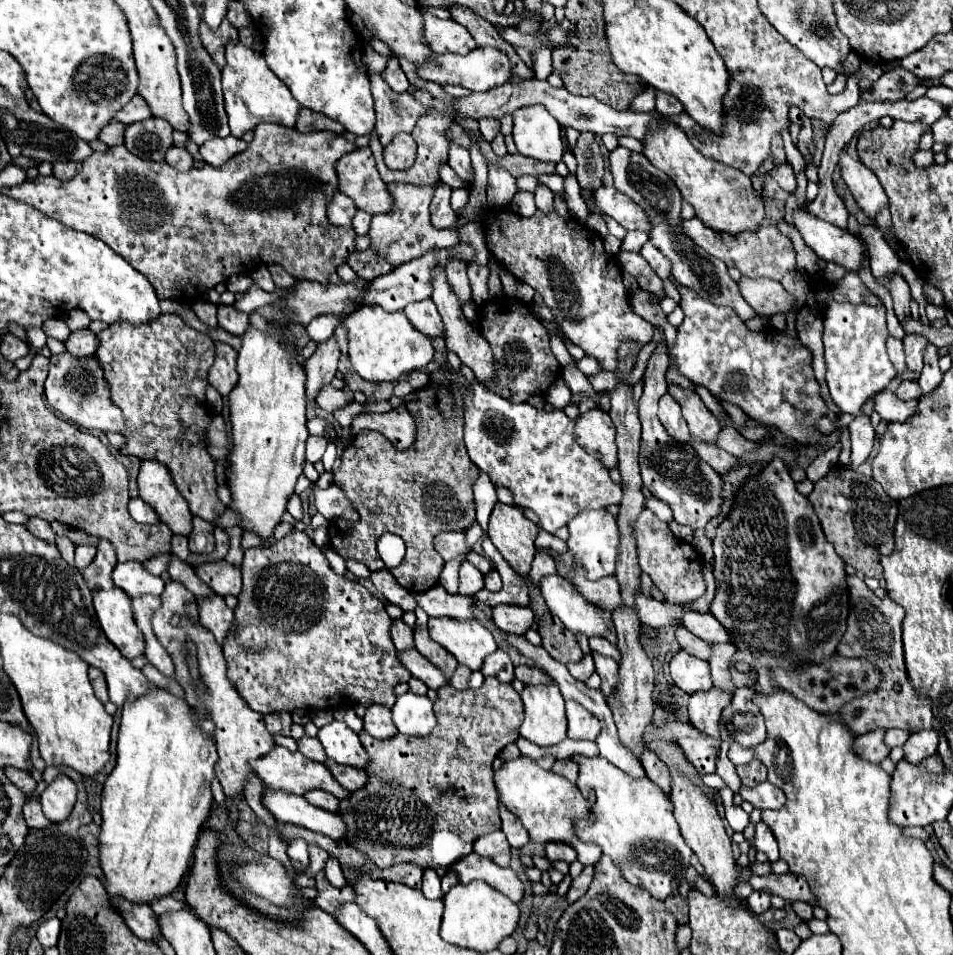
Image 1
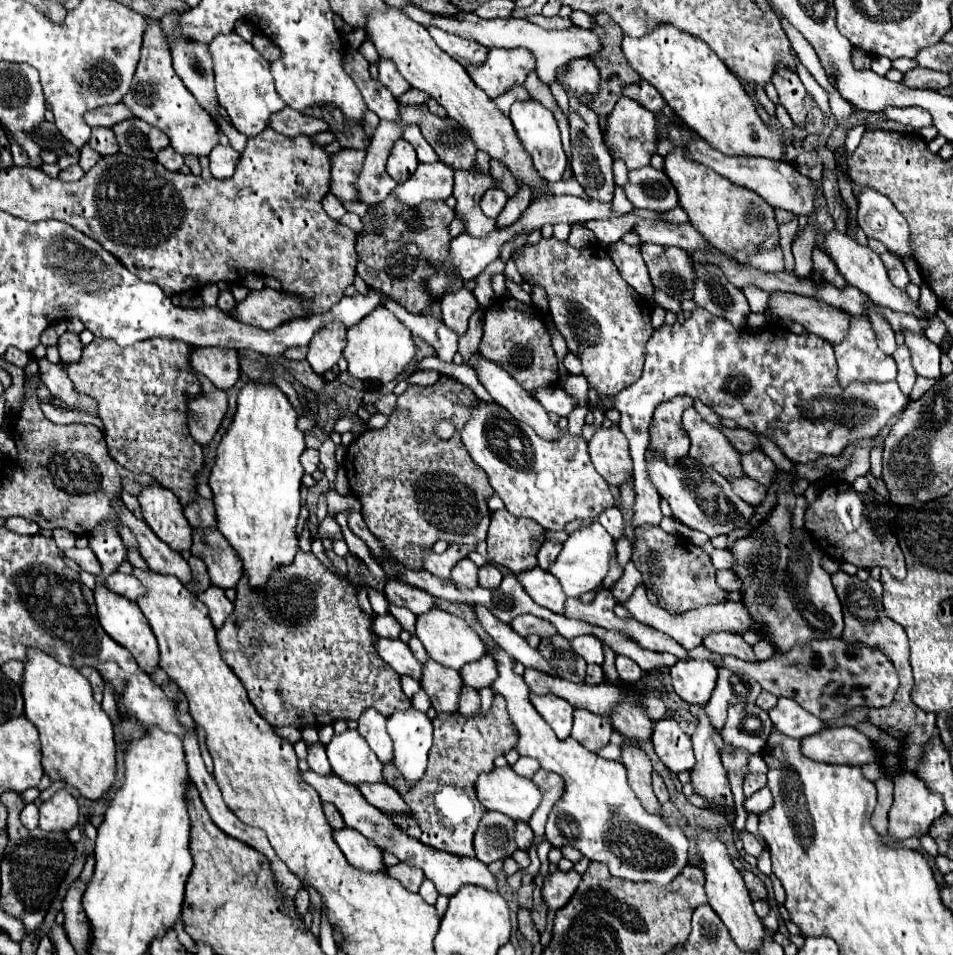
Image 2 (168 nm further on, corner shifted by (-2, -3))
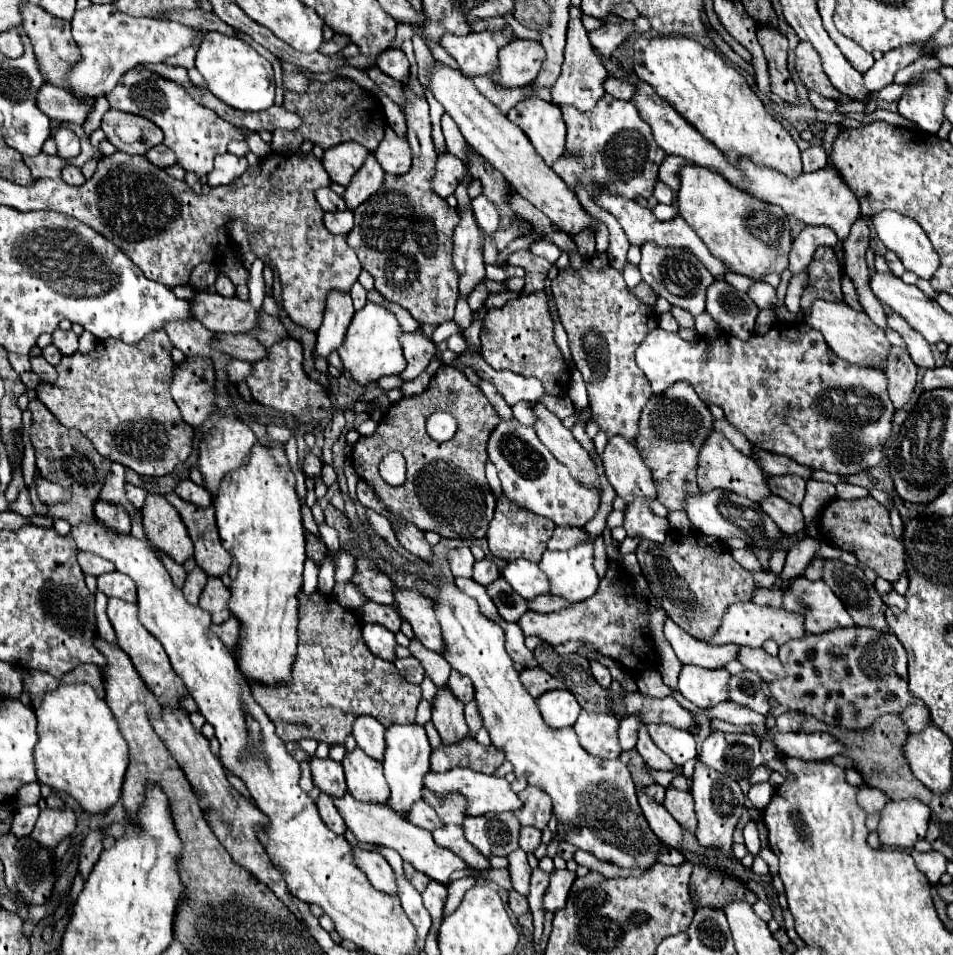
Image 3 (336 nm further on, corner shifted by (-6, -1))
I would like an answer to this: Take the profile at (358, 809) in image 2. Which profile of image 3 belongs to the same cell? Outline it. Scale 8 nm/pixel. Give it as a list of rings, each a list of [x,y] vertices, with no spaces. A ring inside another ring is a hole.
[[[345,793],[343,797],[333,797],[333,803],[339,809],[341,817],[345,819],[347,829],[353,831],[353,835],[357,837],[357,841],[395,849],[405,861],[409,861],[417,871],[425,873],[433,881],[439,881],[439,883],[447,885],[455,871],[471,871],[471,867],[461,857],[457,857],[449,849],[439,847],[433,841],[429,831],[419,829],[419,827],[407,823],[407,819],[401,819],[399,815],[395,815],[387,805],[381,805],[381,803],[361,803],[351,793]]]

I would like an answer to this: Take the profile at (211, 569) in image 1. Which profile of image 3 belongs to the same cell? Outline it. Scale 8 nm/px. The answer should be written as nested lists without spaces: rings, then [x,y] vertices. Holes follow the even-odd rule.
[[[175,493],[165,495],[175,509],[179,511],[187,531],[195,543],[195,561],[197,565],[211,577],[221,577],[231,569],[231,555],[223,549],[217,525],[215,525],[215,511],[213,507],[201,509],[191,503],[181,501]]]

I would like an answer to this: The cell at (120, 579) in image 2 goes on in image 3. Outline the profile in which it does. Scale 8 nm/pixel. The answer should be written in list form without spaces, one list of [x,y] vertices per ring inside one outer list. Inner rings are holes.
[[[113,571],[113,573],[103,573],[97,577],[99,589],[107,595],[107,597],[119,597],[123,601],[137,601],[137,585],[135,581],[131,581],[131,577]]]

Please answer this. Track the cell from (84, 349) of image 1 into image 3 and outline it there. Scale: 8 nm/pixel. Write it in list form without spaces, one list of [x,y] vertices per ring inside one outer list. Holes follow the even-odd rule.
[[[57,329],[57,331],[53,331],[53,345],[57,345],[63,355],[73,355],[73,353],[77,353],[79,343],[77,343],[77,335],[73,331]]]

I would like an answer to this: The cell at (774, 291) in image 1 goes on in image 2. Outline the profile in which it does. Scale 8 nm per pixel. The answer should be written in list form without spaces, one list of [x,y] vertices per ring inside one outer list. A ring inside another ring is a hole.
[[[783,291],[771,293],[769,309],[773,309],[779,317],[801,323],[809,333],[825,339],[831,345],[843,341],[851,321],[849,313],[839,313],[839,309],[823,305],[823,301],[815,301],[815,297],[803,297]]]

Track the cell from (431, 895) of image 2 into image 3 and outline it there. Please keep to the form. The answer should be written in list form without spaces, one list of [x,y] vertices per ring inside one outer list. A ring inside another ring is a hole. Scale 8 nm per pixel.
[[[429,881],[427,889],[421,895],[423,895],[423,905],[431,913],[431,917],[441,917],[445,901],[447,901],[447,887],[443,883]]]

